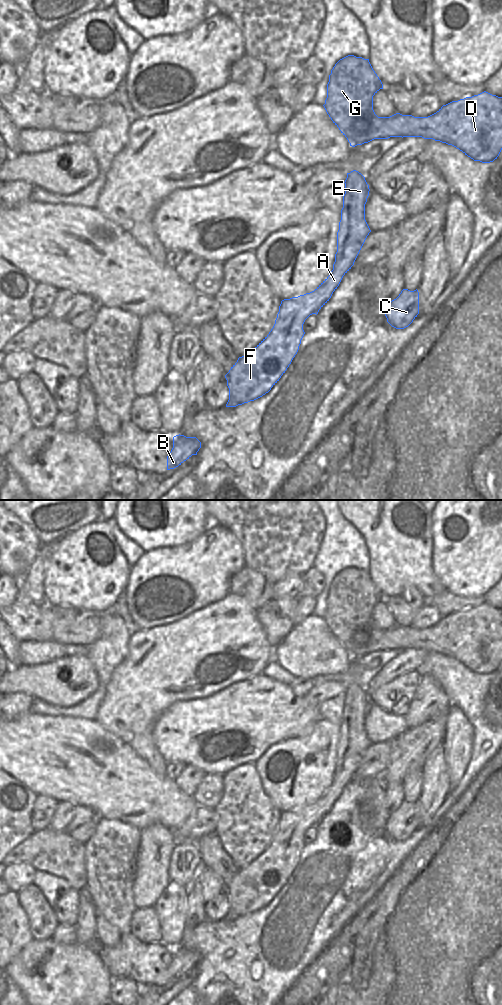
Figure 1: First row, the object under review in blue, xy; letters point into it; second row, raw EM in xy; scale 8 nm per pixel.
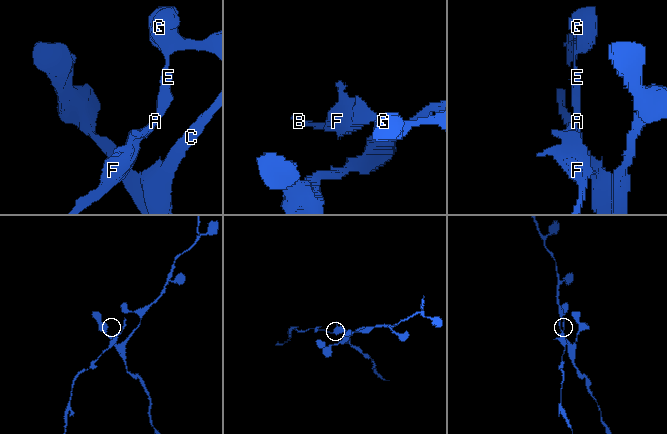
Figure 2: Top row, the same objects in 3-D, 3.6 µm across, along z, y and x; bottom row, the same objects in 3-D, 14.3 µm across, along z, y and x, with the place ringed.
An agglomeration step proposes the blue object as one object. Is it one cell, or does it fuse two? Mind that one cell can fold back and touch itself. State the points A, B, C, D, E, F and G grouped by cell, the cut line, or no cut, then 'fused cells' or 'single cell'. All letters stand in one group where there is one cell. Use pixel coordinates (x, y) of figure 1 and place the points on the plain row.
A B E F / C D G; cut in xy along (350, 654), (356, 657); fused cells

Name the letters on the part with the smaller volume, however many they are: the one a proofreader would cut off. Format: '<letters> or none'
A, B, E, F

